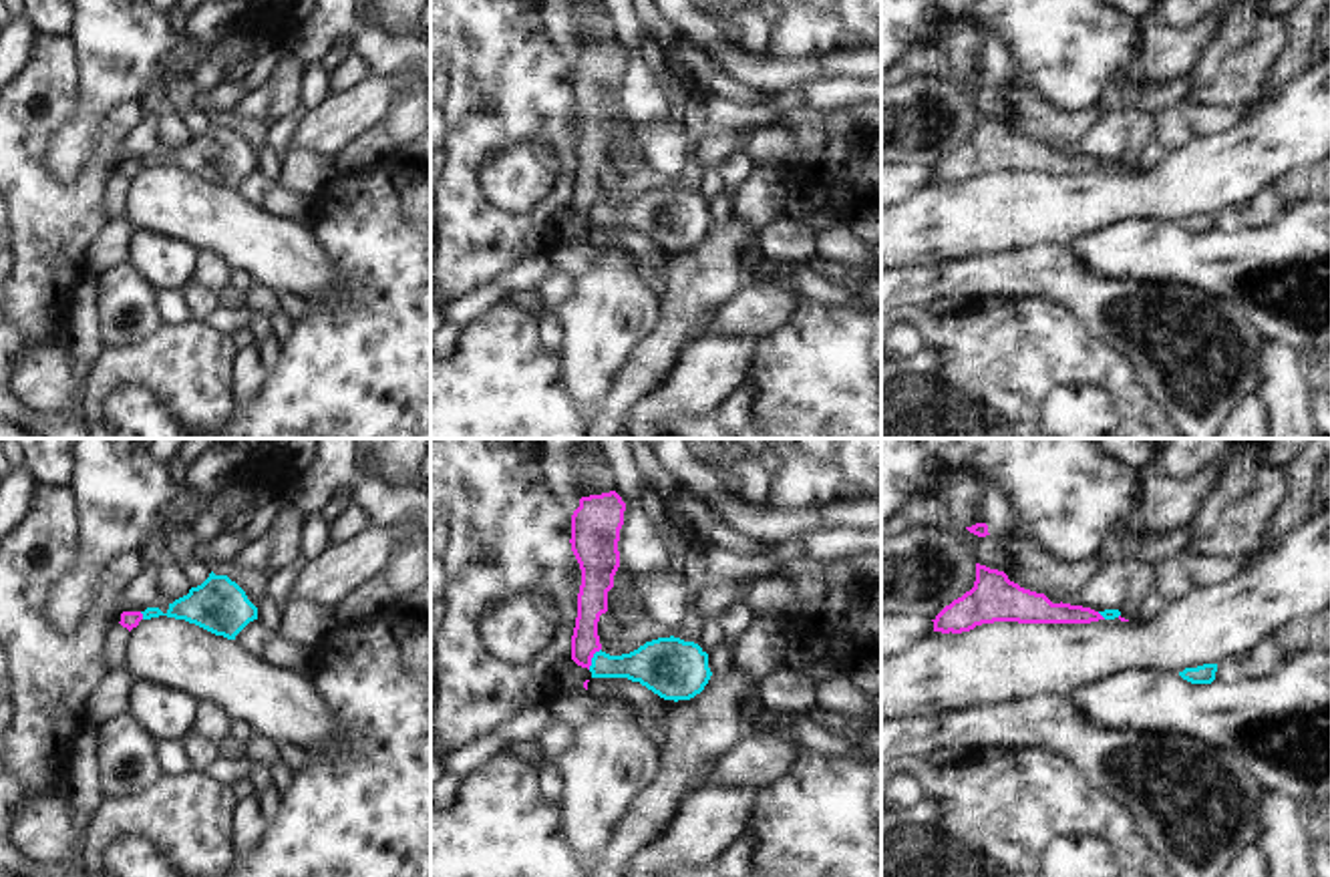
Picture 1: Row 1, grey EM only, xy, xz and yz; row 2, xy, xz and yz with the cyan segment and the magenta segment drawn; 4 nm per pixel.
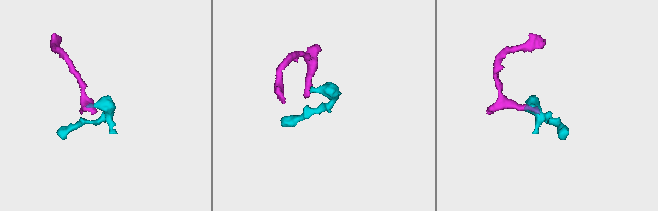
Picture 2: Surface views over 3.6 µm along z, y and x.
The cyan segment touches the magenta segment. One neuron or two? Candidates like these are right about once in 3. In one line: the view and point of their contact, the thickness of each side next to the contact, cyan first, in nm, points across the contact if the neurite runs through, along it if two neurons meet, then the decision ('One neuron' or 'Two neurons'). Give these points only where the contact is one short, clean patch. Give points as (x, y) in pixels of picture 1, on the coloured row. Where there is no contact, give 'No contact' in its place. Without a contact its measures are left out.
Touches cyan at xz (592, 658). Thickness 190 nm (cyan) against 130 nm. Boundary: xz (600, 648), (588, 668). Two neurons

